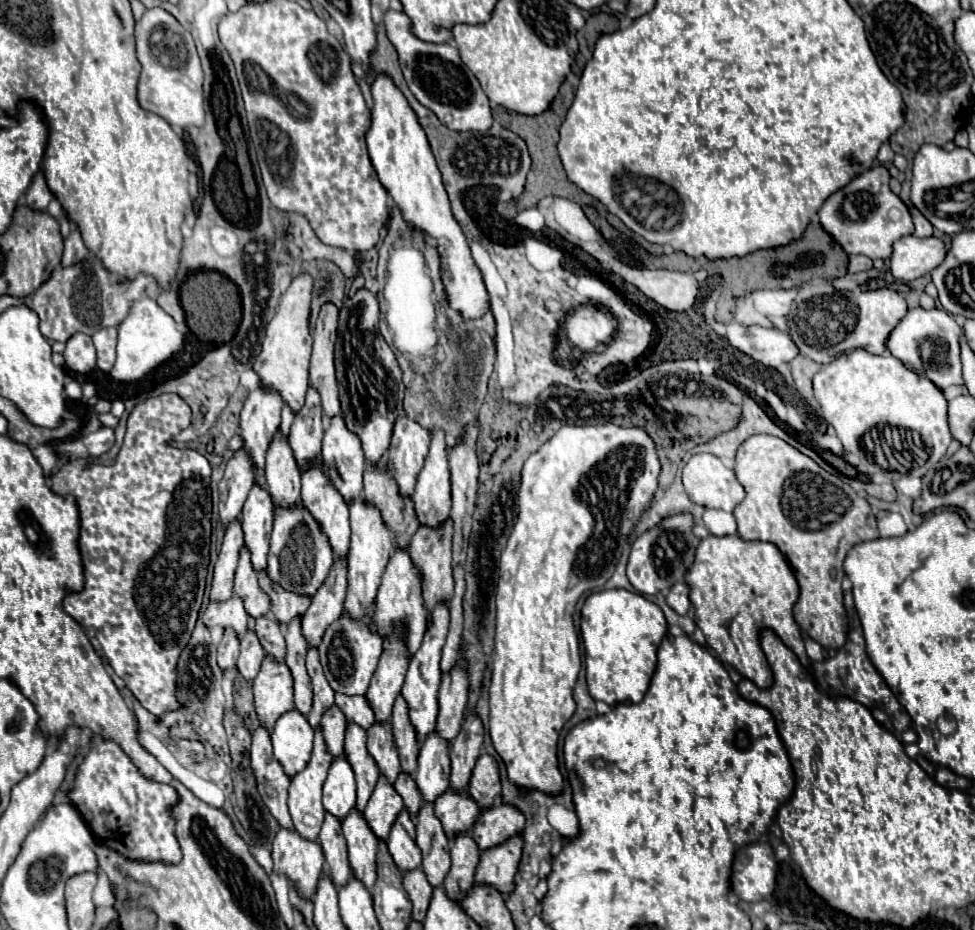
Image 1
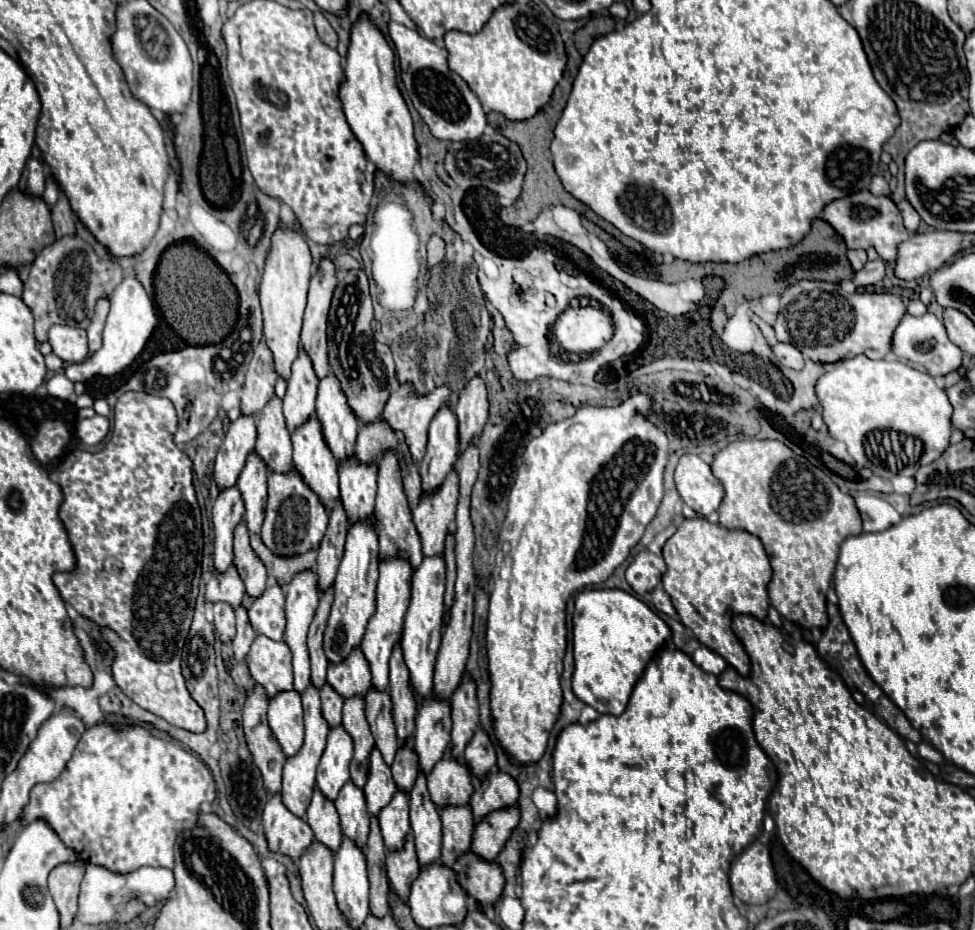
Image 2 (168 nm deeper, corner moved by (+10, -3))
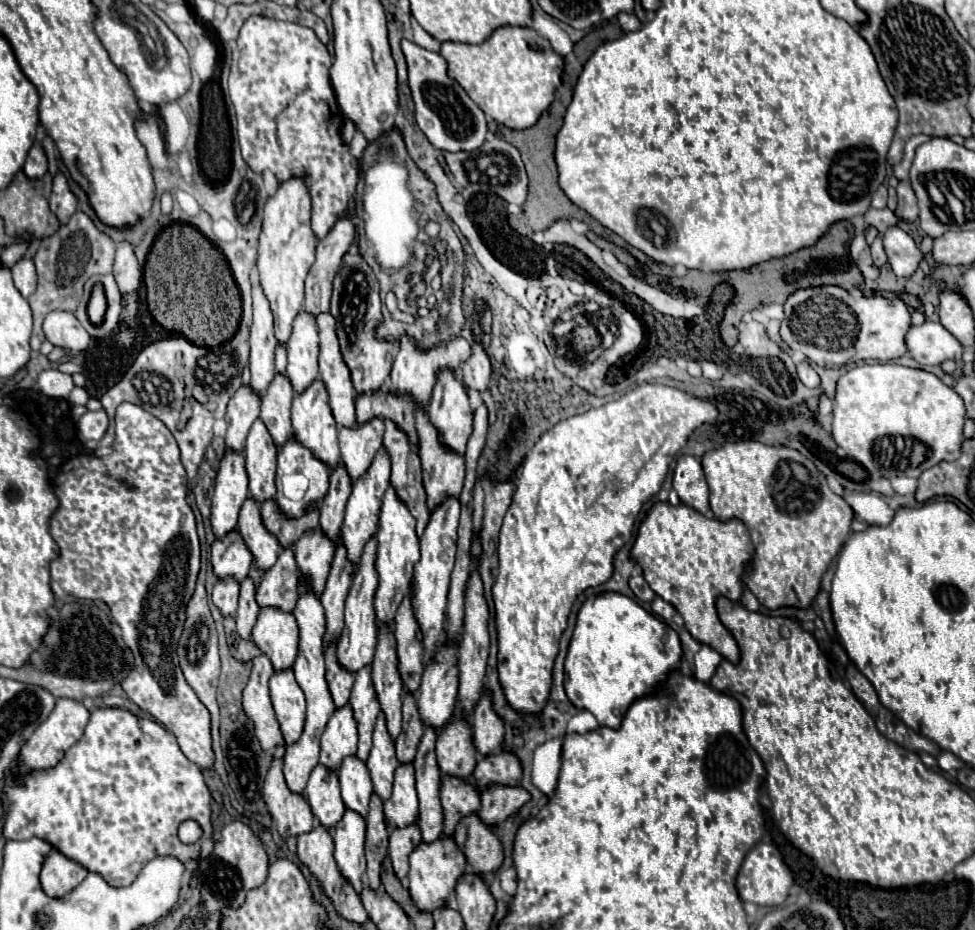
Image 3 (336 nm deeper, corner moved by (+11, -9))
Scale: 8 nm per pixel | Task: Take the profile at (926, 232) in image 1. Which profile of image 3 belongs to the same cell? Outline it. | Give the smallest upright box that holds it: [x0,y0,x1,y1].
[897,180,917,220]

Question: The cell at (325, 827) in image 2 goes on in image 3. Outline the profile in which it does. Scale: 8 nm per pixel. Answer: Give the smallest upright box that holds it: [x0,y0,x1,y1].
[305,764,345,830]

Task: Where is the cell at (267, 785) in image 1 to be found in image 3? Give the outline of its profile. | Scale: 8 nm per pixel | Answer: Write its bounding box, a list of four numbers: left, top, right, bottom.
[243,654,283,752]

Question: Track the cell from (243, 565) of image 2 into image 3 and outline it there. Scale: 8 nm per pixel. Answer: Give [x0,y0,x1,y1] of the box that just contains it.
[239,498,281,570]

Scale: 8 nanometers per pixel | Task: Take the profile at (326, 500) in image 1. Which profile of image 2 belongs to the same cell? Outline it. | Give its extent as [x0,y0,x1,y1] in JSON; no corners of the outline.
[292,416,338,512]

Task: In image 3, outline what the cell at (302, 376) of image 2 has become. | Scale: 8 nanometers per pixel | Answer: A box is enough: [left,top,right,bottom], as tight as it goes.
[287,310,319,392]

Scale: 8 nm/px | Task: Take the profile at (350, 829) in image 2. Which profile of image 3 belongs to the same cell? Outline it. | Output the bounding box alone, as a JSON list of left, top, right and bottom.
[339,754,373,816]

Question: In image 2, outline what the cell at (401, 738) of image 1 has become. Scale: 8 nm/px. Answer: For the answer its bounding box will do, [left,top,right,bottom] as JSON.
[388,646,416,746]

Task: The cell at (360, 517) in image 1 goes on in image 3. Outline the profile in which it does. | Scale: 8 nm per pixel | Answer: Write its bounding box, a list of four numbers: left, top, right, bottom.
[339,418,385,478]

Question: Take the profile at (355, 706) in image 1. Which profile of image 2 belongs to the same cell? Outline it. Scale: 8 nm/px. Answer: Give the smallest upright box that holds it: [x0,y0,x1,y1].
[326,650,372,698]

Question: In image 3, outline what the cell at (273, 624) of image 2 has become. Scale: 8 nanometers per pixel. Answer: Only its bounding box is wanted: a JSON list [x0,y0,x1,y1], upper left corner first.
[257,548,299,612]

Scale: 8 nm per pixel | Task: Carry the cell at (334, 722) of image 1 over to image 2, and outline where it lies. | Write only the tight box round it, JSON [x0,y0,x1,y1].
[320,684,344,728]

